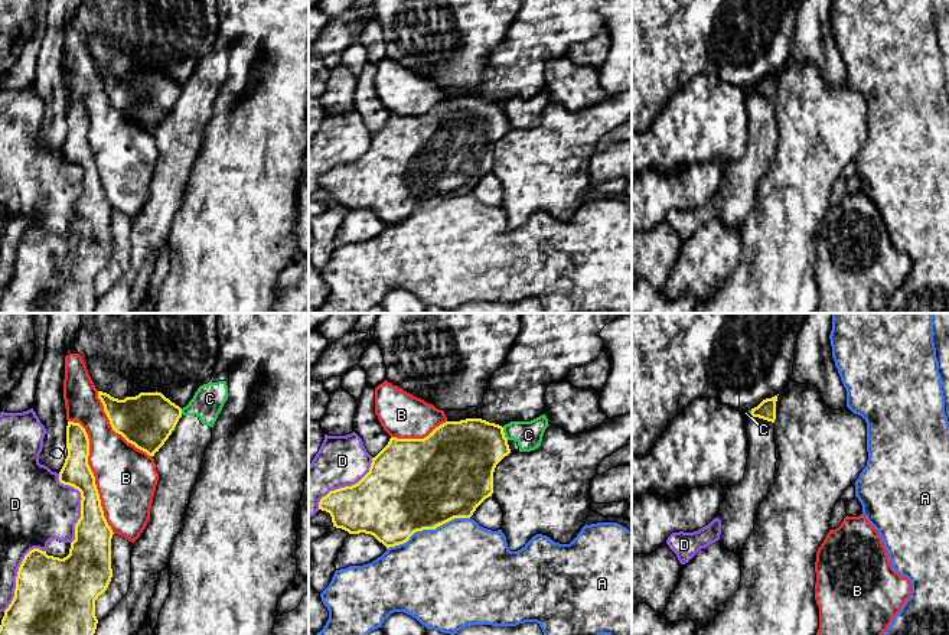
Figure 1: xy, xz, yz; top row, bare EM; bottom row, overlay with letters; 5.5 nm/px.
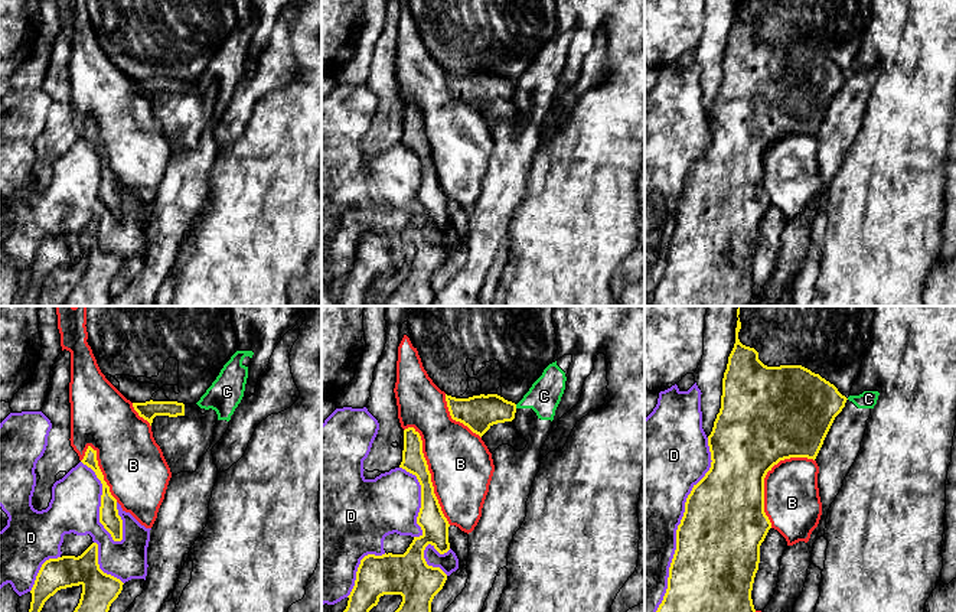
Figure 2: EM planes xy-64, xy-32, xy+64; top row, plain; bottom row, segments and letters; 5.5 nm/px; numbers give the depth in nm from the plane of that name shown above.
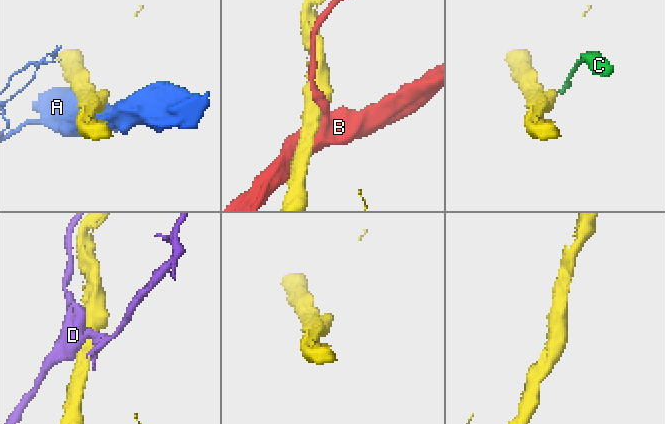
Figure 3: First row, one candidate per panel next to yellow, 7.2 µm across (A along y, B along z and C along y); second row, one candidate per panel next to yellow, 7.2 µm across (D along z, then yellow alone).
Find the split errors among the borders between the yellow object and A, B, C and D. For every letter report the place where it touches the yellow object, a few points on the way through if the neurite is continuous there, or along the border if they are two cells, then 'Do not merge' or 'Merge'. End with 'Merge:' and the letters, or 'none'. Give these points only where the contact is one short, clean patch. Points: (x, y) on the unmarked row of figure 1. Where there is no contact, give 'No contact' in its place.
A: Touches yellow at xz (427, 205). Do not merge
B: Touches yellow at xy (93, 150). Do not merge
C: Touches yellow at xz (504, 110). Boundary: xz (502, 104), (508, 116). Do not merge
D: Touches yellow at xy (81, 181). Do not merge
Merge: none

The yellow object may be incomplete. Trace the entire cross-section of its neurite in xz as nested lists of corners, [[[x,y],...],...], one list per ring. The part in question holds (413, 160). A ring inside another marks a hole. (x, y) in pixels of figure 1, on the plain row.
[[[482,95],[446,98],[424,115],[391,114],[388,121],[372,134],[369,149],[355,162],[330,167],[319,179],[319,186],[332,193],[333,203],[349,211],[371,211],[387,225],[404,221],[423,206],[454,196],[470,195],[476,185],[493,170],[493,149],[496,141],[511,130],[503,104]]]

